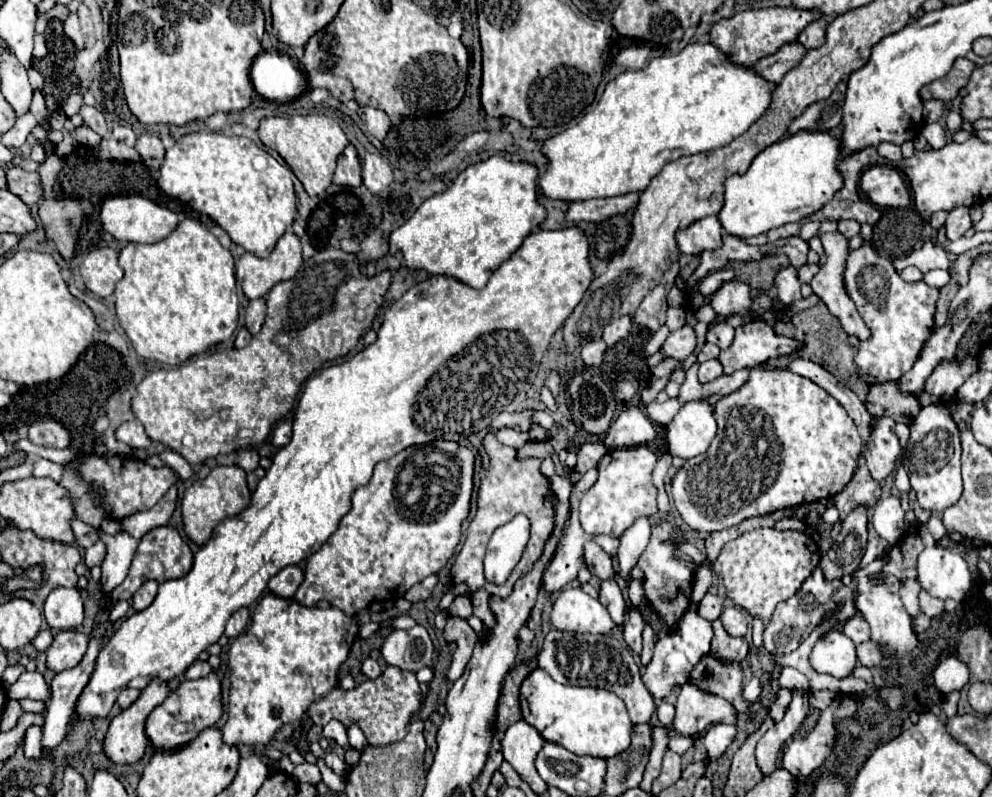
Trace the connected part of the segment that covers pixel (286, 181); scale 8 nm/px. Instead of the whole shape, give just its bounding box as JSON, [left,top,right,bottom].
[158,132,296,258]

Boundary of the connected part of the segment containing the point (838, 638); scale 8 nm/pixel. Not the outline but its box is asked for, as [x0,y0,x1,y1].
[810,632,856,678]

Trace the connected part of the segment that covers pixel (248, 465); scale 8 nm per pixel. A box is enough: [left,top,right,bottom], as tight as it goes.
[238,448,260,472]

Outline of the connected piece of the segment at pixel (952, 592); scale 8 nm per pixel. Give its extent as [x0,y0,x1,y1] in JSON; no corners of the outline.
[918,546,972,600]

